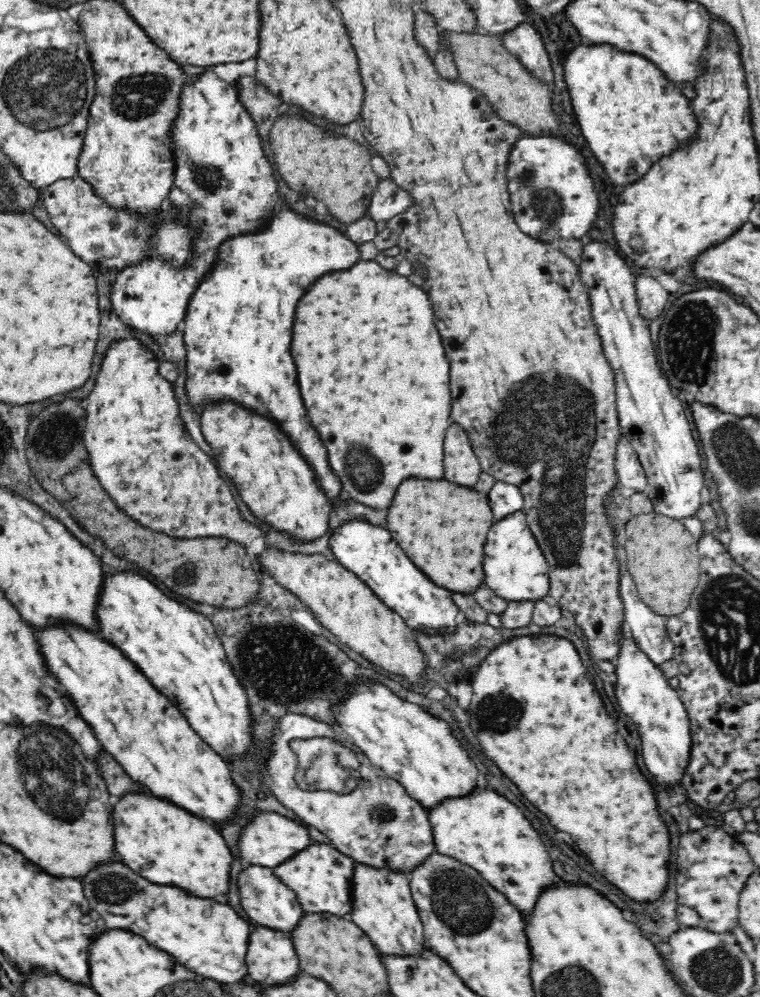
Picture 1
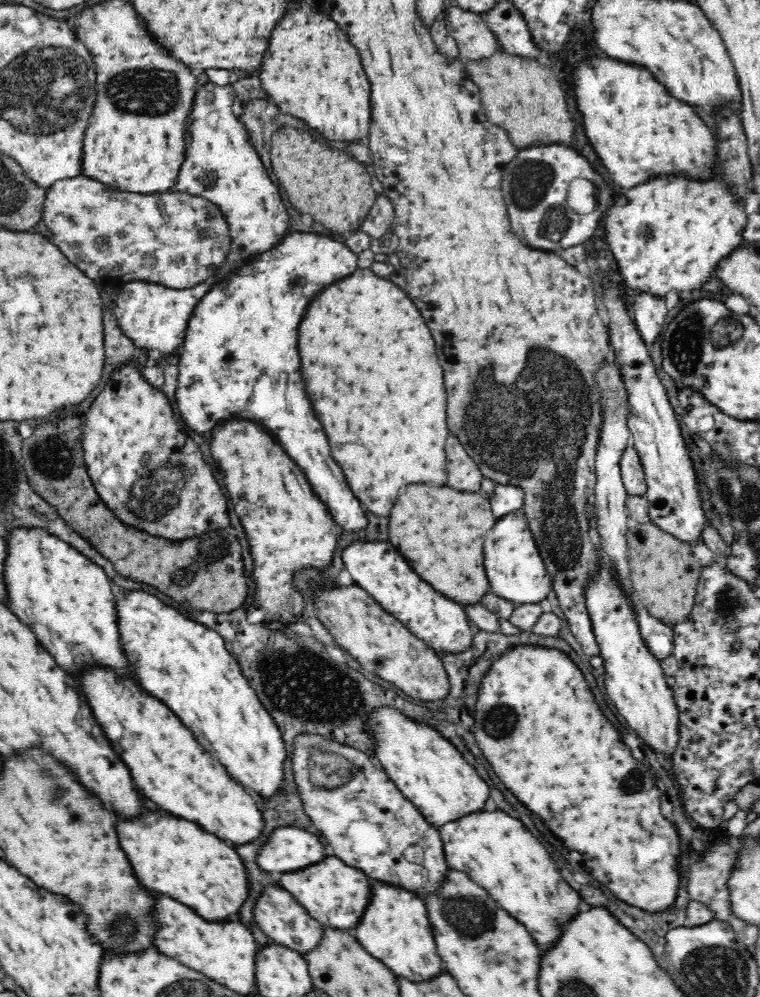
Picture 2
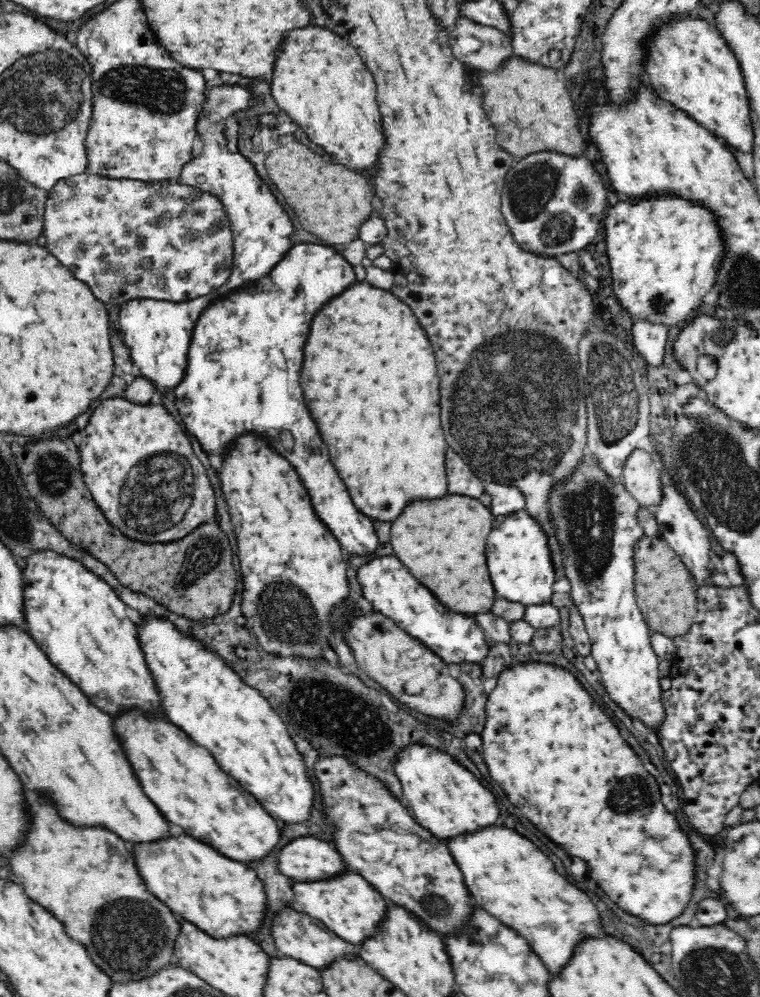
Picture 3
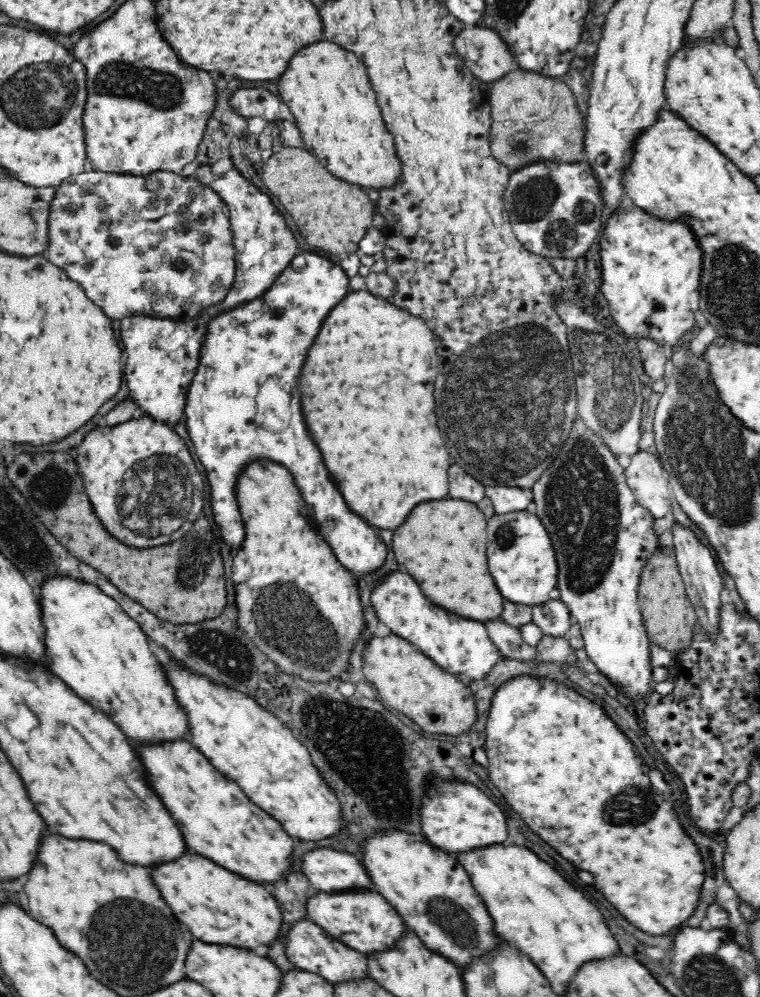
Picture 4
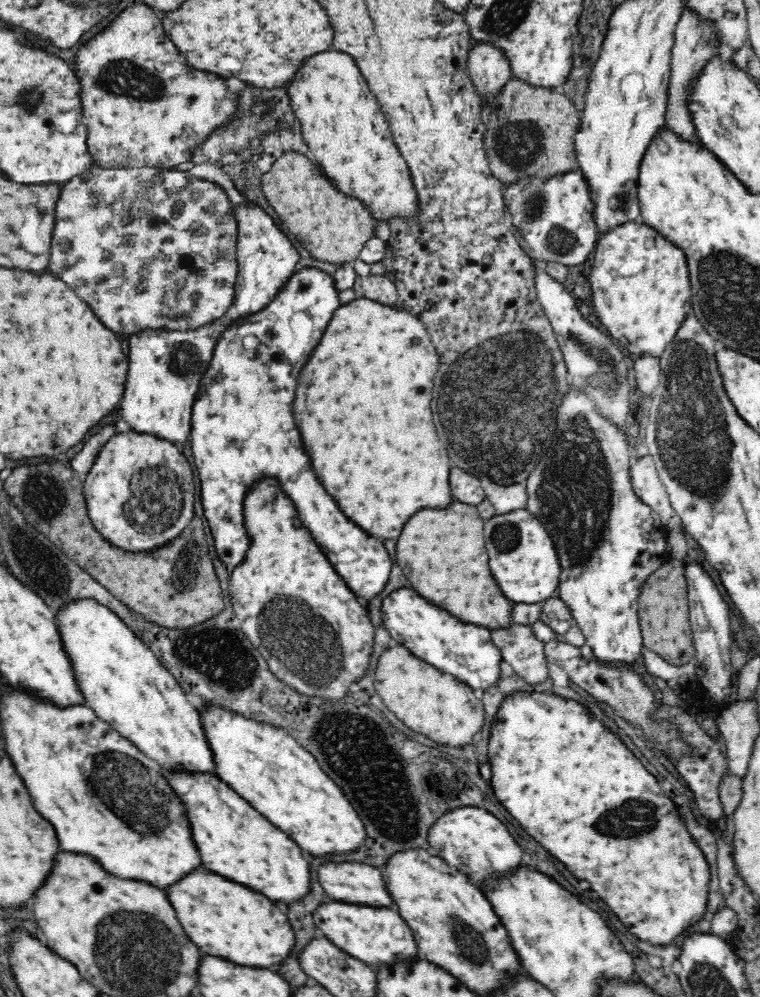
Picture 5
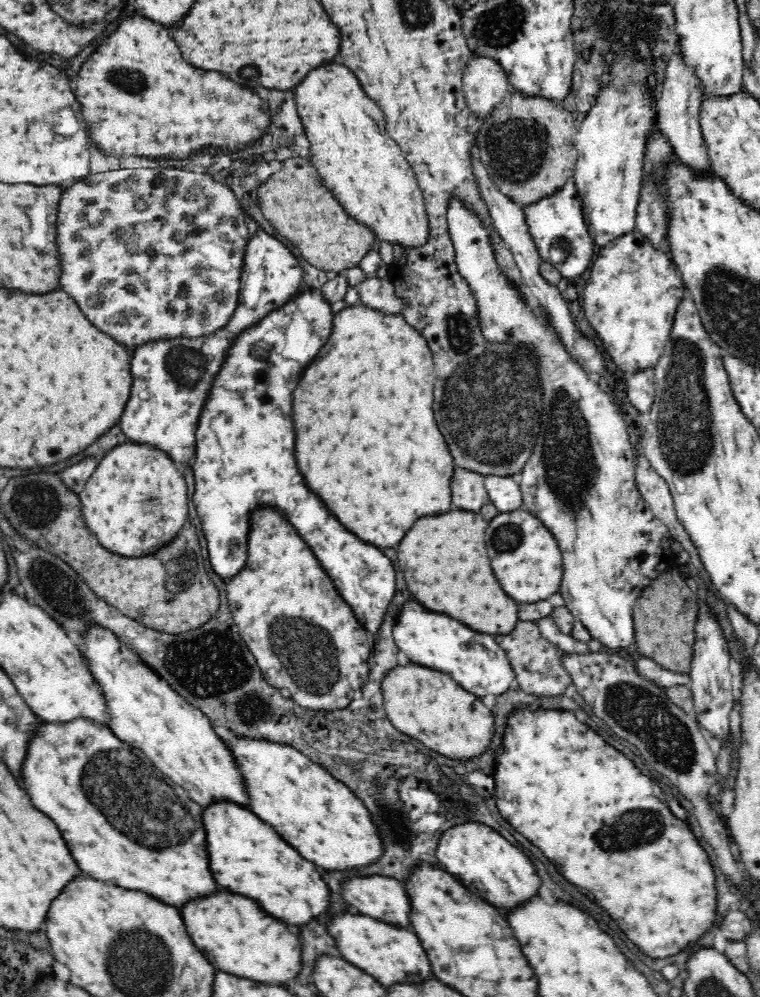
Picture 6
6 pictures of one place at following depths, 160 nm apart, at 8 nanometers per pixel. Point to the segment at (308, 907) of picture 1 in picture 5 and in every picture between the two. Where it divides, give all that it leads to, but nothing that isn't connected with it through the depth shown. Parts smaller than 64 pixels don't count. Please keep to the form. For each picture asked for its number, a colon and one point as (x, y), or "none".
2: (334, 893)
3: (346, 903)
4: (362, 919)
5: (375, 934)

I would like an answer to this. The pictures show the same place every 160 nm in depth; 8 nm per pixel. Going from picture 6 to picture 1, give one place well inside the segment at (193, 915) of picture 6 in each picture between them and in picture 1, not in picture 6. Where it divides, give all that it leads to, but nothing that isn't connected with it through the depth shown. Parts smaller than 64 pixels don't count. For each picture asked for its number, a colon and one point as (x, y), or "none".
1: (161, 841)
2: (171, 855)
3: (225, 897)
4: (218, 905)
5: (227, 920)

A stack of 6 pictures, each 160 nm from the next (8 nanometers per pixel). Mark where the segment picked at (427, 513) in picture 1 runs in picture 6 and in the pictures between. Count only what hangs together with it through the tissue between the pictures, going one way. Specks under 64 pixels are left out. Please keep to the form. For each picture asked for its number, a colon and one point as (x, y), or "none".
2: (441, 531)
3: (454, 568)
4: (442, 544)
5: (441, 550)
6: (443, 557)

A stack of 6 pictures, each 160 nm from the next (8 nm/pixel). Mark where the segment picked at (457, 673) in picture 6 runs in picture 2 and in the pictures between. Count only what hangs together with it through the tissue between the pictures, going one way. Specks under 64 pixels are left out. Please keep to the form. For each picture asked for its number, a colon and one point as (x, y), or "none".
2: (376, 566)
3: (387, 586)
4: (460, 646)
5: (465, 651)

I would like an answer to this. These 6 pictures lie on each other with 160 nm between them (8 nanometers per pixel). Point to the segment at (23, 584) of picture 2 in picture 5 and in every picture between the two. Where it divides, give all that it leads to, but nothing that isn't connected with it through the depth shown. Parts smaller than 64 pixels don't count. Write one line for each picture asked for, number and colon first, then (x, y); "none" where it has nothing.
3: (75, 617)
4: (93, 645)
5: (118, 675)

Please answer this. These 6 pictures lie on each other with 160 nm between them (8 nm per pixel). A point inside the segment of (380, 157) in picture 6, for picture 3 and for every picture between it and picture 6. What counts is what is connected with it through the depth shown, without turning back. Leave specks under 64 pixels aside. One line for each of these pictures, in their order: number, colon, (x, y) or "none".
3: (318, 79)
4: (327, 90)
5: (343, 125)

